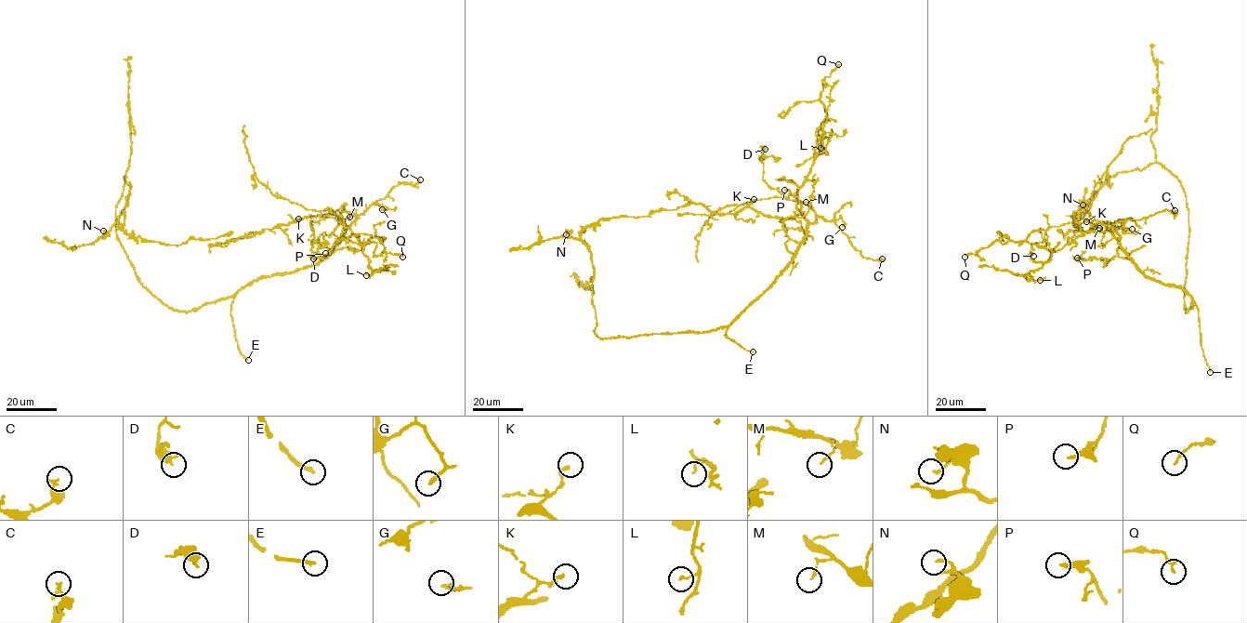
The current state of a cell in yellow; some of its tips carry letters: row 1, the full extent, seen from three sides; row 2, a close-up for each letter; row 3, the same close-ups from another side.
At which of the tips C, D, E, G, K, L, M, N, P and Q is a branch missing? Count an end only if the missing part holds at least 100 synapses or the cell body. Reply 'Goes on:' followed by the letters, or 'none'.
Goes on: E

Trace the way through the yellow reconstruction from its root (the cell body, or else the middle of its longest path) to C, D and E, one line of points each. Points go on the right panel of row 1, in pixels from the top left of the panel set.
C: (1188, 311), (1193, 299), (1182, 288), (1147, 277), (1114, 231), (1129, 219), (1174, 210)
D: (1188, 311), (1193, 299), (1182, 288), (1147, 277), (1096, 219), (1049, 227), (1031, 245), (1033, 256)
E: (1188, 311), (1193, 301), (1198, 310), (1201, 347), (1210, 372)

